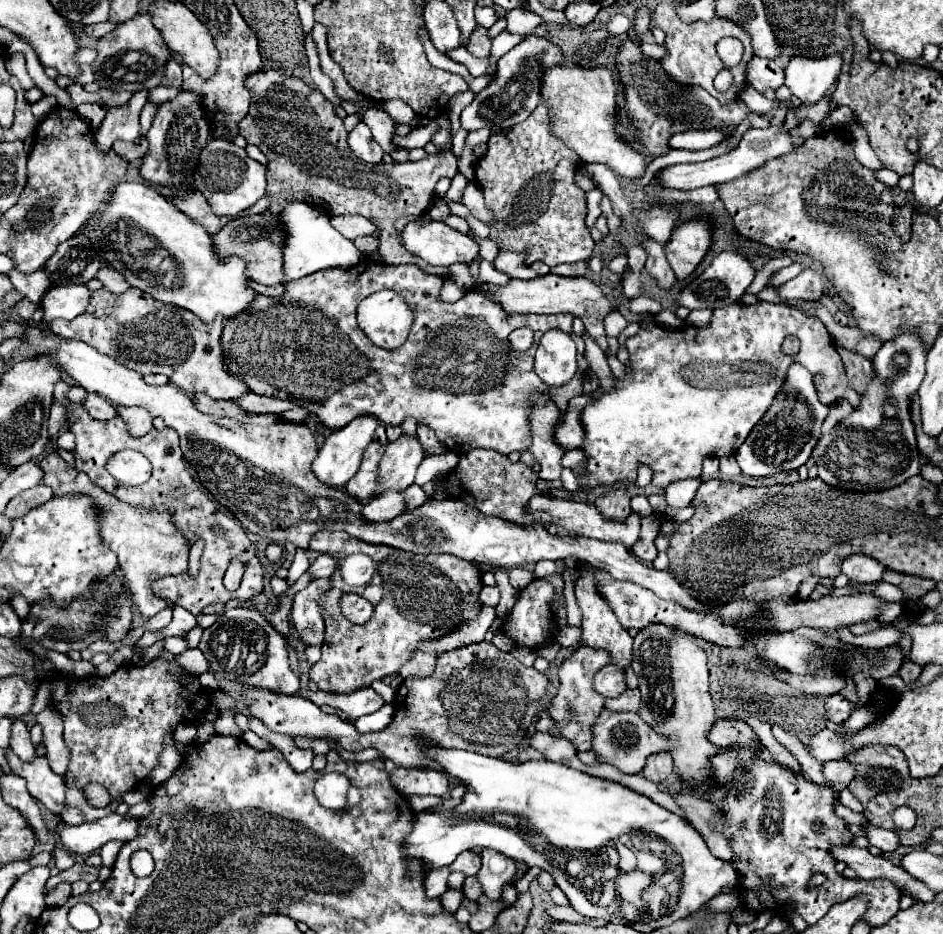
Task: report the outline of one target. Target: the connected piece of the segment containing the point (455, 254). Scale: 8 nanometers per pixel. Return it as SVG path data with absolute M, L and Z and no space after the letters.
M412 221L400 235L406 251L430 265L448 267L452 263L472 263L478 255L478 245L470 237L450 229L442 221Z

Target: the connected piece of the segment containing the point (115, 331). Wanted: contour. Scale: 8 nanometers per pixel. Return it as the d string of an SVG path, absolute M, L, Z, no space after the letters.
M130 287L120 295L108 293L106 289L94 291L82 315L72 321L54 319L50 331L66 339L80 339L98 353L114 357L118 363L124 363L140 375L164 373L186 393L204 393L212 399L236 399L246 395L248 387L224 367L220 345L222 325L224 317L216 317L212 323L202 323L186 309L160 303L150 293Z

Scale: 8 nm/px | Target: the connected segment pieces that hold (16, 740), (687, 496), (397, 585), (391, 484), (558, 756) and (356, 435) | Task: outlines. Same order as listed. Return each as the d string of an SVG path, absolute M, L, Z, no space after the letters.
M12 719L12 733L10 733L10 749L20 757L20 759L34 759L36 757L36 747L30 741L28 727L22 719Z
M682 479L666 487L666 501L670 507L686 507L690 505L692 497L696 495L696 489L700 487L702 479Z
M318 531L310 541L310 549L332 557L346 557L352 551L368 553L376 563L370 585L382 589L382 599L374 605L374 615L364 625L354 625L338 613L338 601L342 593L362 595L362 587L350 587L338 571L332 575L330 591L320 597L320 611L326 625L322 659L310 669L310 679L322 691L352 693L360 687L368 687L376 679L398 673L420 641L448 635L480 611L476 597L482 589L482 573L472 567L470 561L462 561L454 555L412 555L388 545L364 543L350 537L346 531Z
M402 435L398 441L386 445L386 451L378 465L378 487L372 497L378 497L386 491L404 491L410 487L422 459L424 451L418 439Z
M534 733L530 737L530 747L534 747L536 751L540 751L544 755L544 759L548 761L556 761L568 767L574 767L578 771L584 771L584 767L598 767L598 765L586 765L576 757L576 749L574 745L566 743L564 739L552 737L548 733Z
M358 417L358 419L350 421L346 427L330 433L326 437L322 449L318 451L318 457L312 463L312 471L318 477L318 481L322 481L328 487L336 487L336 489L344 487L350 481L350 477L354 477L354 473L358 471L360 461L362 461L362 453L370 445L370 441L374 439L376 427L378 427L378 421L376 419Z

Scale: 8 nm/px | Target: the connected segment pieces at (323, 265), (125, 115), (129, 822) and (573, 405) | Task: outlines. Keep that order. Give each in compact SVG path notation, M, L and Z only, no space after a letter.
M290 201L284 205L284 209L278 213L278 223L284 229L284 243L282 243L282 259L284 259L284 283L306 277L314 271L320 269L330 269L330 267L354 267L358 265L360 259L366 255L360 253L352 241L342 237L332 225L330 225L330 215L326 211L302 203L302 201Z
M138 91L128 105L112 107L106 113L100 129L94 131L94 143L100 151L110 151L116 139L136 141L140 137L140 111L148 101L148 91Z
M110 813L94 823L65 826L60 832L62 845L73 854L91 854L110 839L130 841L138 833L138 821Z
M600 389L590 393L590 395L580 395L580 397L574 397L570 399L568 403L568 409L566 413L560 417L560 423L554 431L554 441L564 449L564 451L570 451L570 449L578 449L584 441L584 429L580 425L580 411L582 407L586 407L588 403L592 403L596 397L598 397Z

